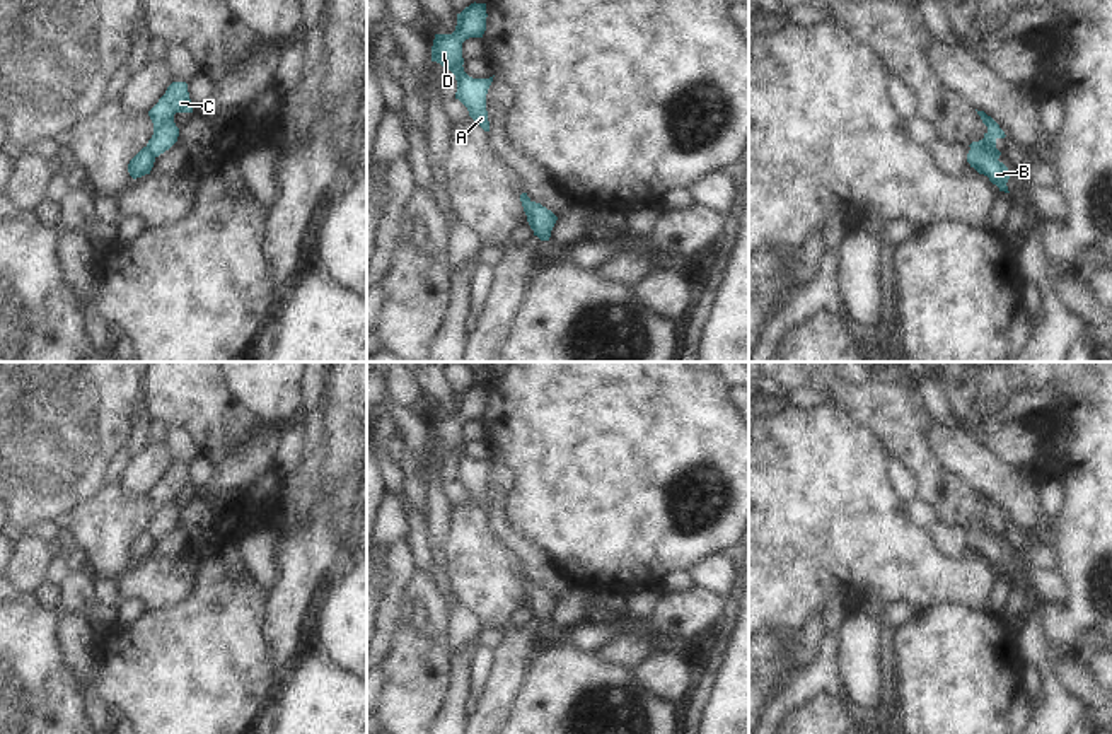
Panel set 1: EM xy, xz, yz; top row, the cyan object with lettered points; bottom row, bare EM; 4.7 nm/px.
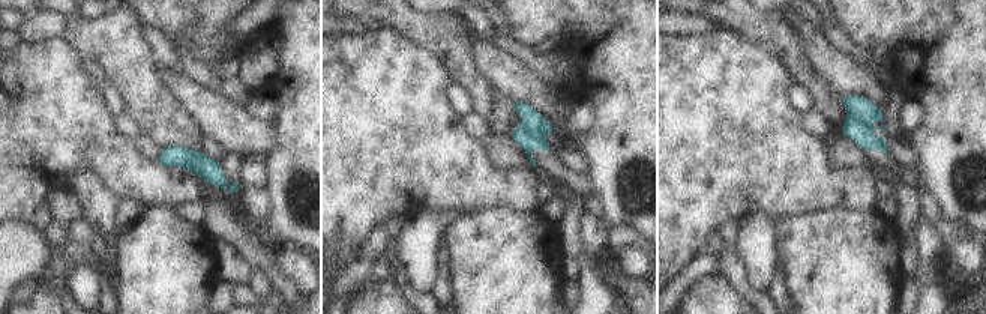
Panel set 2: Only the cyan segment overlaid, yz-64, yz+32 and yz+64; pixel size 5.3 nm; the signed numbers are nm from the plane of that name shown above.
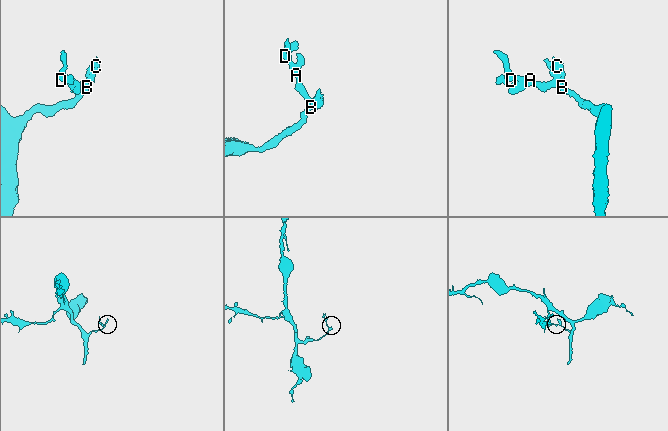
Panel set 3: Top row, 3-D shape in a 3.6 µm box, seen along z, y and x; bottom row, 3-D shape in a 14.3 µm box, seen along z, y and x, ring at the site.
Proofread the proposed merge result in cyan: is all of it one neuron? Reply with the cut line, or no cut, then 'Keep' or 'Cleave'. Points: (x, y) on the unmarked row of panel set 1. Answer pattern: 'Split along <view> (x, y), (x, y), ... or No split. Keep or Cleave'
Split along yz (971, 530), (983, 531), (996, 541). Cleave.

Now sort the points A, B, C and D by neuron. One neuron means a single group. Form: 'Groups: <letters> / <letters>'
Groups: A B D / C.

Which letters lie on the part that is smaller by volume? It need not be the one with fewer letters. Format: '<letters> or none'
C

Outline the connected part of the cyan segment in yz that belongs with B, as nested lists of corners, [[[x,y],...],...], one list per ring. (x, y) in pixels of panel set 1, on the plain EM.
[[[970,531],[967,536],[967,545],[979,556],[987,558],[989,563],[999,570],[999,574],[1010,575],[1008,568],[1006,568],[1006,565],[1010,562],[1010,553],[994,538],[984,534],[984,533]]]

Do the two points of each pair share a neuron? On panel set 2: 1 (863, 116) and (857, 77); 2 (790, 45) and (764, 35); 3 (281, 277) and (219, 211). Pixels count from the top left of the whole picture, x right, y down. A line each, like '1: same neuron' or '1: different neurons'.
1: different neurons
2: same neuron
3: same neuron

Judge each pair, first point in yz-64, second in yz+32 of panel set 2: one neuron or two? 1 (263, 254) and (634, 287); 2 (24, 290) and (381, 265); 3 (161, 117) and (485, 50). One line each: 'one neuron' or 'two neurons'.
1: one neuron
2: one neuron
3: two neurons

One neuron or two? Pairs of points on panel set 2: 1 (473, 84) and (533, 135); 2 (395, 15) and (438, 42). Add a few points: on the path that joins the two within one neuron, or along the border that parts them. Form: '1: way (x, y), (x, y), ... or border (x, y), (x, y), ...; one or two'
1: border (512, 101), (521, 122), (511, 132); two
2: way (405, 20), (428, 32); one

